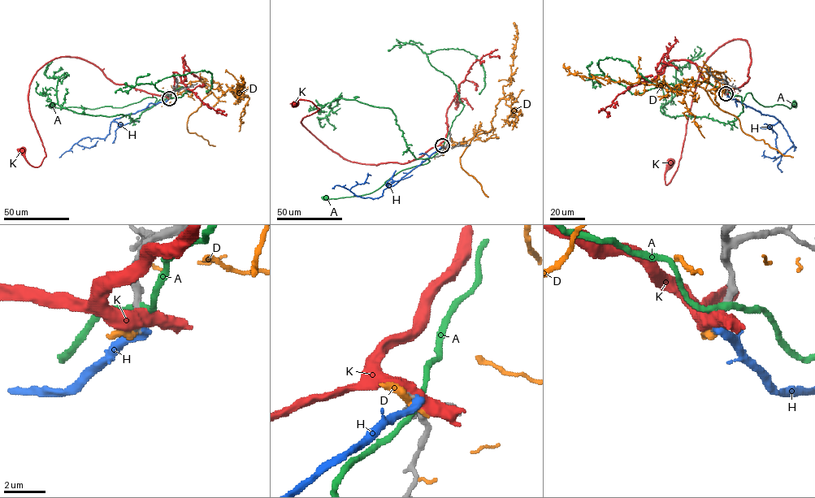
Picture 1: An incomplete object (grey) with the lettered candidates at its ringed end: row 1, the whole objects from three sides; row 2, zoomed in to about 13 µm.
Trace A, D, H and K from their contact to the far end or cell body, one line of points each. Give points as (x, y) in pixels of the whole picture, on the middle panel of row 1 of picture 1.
A: (443, 147), (428, 162), (402, 170), (370, 192), (337, 198), (325, 197)
D: (442, 145), (466, 142), (492, 128), (496, 106), (505, 96), (502, 86), (511, 77), (517, 39), (513, 23)
H: (443, 145), (384, 189), (378, 197), (358, 197), (350, 191), (370, 175)
K: (442, 145), (404, 163), (353, 162), (332, 152), (301, 123), (318, 109), (305, 100), (295, 104)

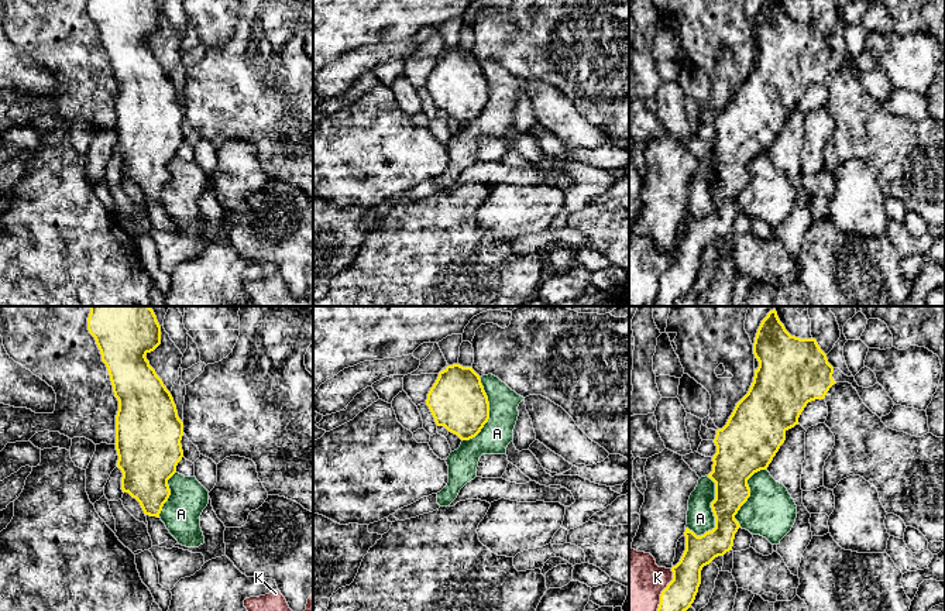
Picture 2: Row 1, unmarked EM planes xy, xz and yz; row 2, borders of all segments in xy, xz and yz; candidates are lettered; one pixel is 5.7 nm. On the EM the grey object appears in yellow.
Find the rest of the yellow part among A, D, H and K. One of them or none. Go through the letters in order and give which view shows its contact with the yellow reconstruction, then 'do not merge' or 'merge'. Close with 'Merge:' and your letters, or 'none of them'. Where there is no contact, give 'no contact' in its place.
A: contact in yz; do not merge
D: no contact; do not merge
H: no contact; do not merge
K: contact in yz; do not merge
Merge: none of them

